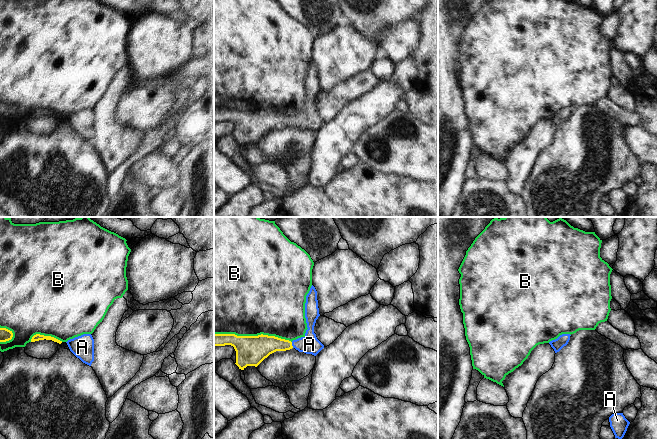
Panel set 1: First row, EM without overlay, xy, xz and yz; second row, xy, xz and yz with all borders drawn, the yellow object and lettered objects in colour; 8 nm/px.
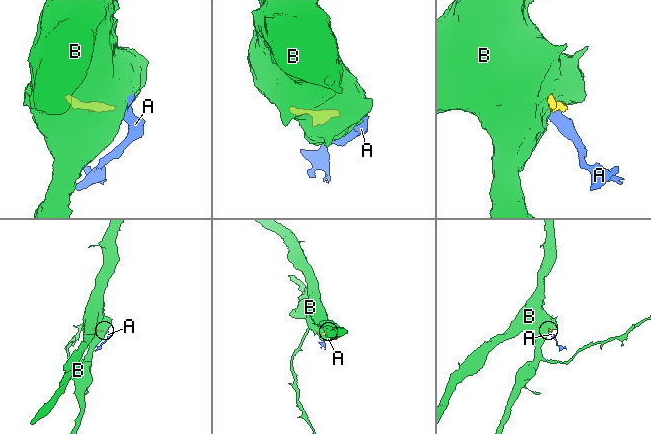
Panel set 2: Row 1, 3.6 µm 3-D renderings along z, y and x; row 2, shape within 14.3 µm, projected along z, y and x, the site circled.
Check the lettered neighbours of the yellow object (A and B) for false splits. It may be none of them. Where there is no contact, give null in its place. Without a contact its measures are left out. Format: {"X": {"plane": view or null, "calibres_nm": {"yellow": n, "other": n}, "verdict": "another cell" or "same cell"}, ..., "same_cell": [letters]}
{"A": {"plane": "xz", "calibres_nm": {"yellow": 190, "other": 150}, "verdict": "same cell"}, "B": {"plane": "xz", "calibres_nm": {"yellow": 240, "other": 500}, "verdict": "another cell"}, "same_cell": ["A"]}

